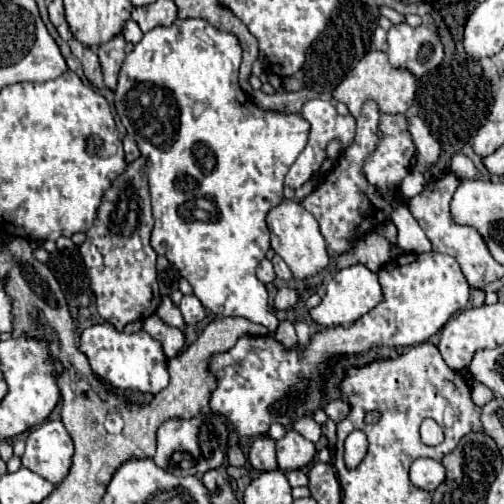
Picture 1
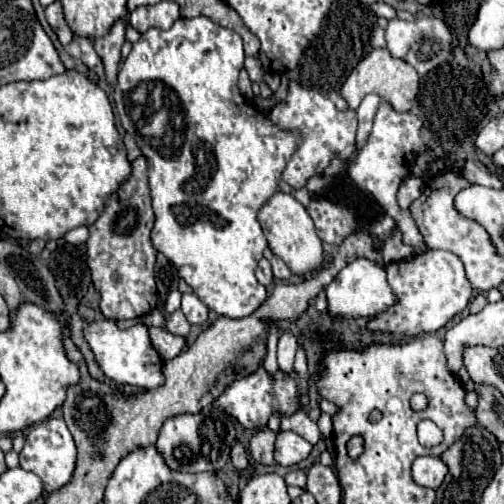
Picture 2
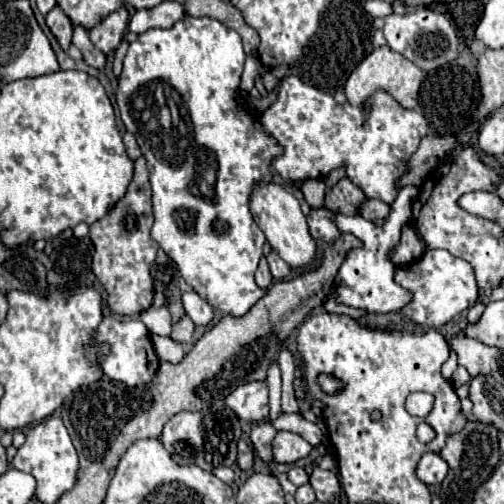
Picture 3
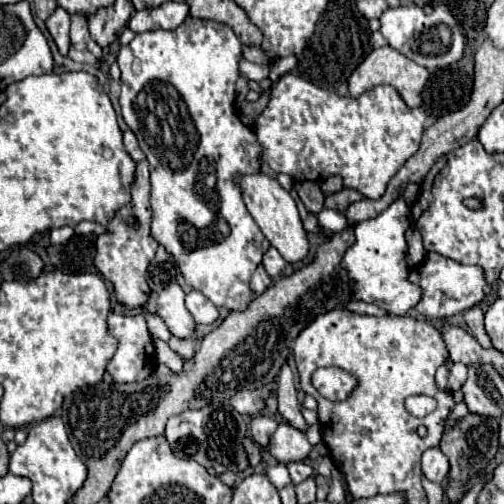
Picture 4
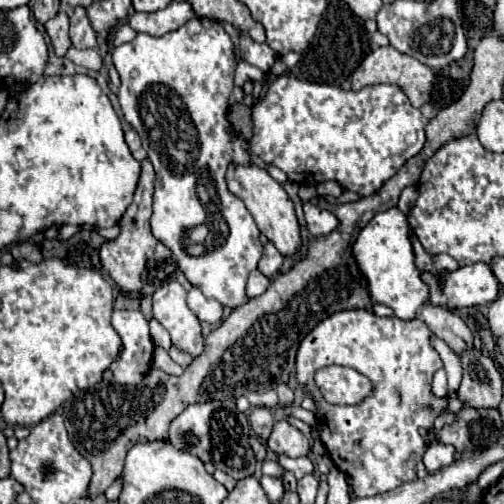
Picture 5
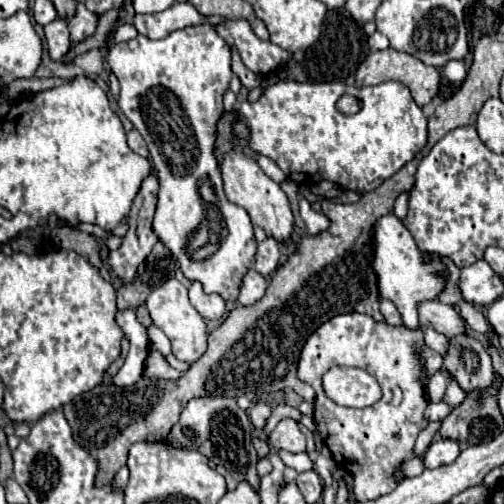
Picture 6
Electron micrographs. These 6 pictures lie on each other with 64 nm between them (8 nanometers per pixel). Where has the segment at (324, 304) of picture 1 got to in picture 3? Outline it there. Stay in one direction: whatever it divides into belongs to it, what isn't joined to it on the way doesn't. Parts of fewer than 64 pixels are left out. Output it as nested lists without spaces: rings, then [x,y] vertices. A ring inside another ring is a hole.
[[[416,186],[400,188],[398,196],[392,204],[392,210],[390,210],[390,214],[388,214],[388,218],[382,226],[376,226],[374,222],[370,222],[362,216],[336,214],[338,228],[358,236],[364,242],[362,248],[348,252],[342,268],[336,274],[336,280],[334,280],[334,286],[332,286],[332,298],[338,304],[360,308],[360,310],[366,310],[368,314],[378,314],[378,312],[396,312],[396,310],[400,310],[402,306],[406,306],[410,302],[412,296],[394,282],[394,268],[396,266],[388,260],[386,254],[390,252],[390,248],[394,248],[398,244],[402,226],[412,218],[410,208],[412,208],[412,202],[414,202],[416,194],[418,194]]]

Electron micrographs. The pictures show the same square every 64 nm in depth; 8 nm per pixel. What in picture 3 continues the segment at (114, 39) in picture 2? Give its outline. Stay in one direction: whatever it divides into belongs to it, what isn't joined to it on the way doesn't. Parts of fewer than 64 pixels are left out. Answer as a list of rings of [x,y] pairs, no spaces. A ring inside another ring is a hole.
[[[120,8],[116,10],[114,14],[110,14],[108,18],[104,18],[98,26],[94,26],[90,30],[90,40],[92,44],[106,54],[108,60],[114,58],[116,54],[116,48],[120,46],[122,38],[124,38],[124,32],[126,32],[126,26],[128,26],[128,10],[126,8]]]

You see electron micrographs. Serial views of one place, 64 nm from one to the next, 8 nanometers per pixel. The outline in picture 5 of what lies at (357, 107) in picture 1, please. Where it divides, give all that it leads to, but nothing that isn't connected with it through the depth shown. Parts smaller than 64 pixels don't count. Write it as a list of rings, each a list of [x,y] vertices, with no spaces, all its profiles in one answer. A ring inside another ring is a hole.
[[[384,46],[384,48],[378,48],[378,50],[370,52],[364,58],[364,62],[358,66],[358,70],[352,74],[352,90],[356,92],[356,90],[360,90],[364,86],[384,84],[384,82],[400,86],[404,90],[404,94],[408,96],[410,104],[414,108],[420,108],[430,98],[430,90],[432,90],[432,84],[434,84],[434,74],[432,74],[432,70],[428,66],[420,64],[416,58],[402,54],[396,48],[392,48],[392,46]]]

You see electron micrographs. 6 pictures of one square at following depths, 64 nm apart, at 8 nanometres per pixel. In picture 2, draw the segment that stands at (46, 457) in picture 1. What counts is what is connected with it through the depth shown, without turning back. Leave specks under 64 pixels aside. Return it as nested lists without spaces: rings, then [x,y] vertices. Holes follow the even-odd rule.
[[[48,418],[34,426],[26,436],[26,446],[20,452],[20,468],[34,472],[44,482],[44,492],[50,494],[66,486],[74,472],[74,440],[62,418]]]

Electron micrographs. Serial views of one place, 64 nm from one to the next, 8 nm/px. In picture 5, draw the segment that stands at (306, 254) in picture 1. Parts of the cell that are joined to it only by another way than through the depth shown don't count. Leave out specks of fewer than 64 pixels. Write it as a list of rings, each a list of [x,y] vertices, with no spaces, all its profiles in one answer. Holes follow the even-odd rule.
[[[232,164],[228,168],[226,174],[228,180],[228,188],[232,194],[236,194],[248,208],[248,212],[252,214],[252,218],[256,220],[260,232],[278,248],[278,252],[282,256],[294,256],[300,252],[302,246],[302,238],[300,238],[300,224],[294,212],[294,204],[288,198],[286,190],[264,170],[260,170],[258,166],[236,166]]]

